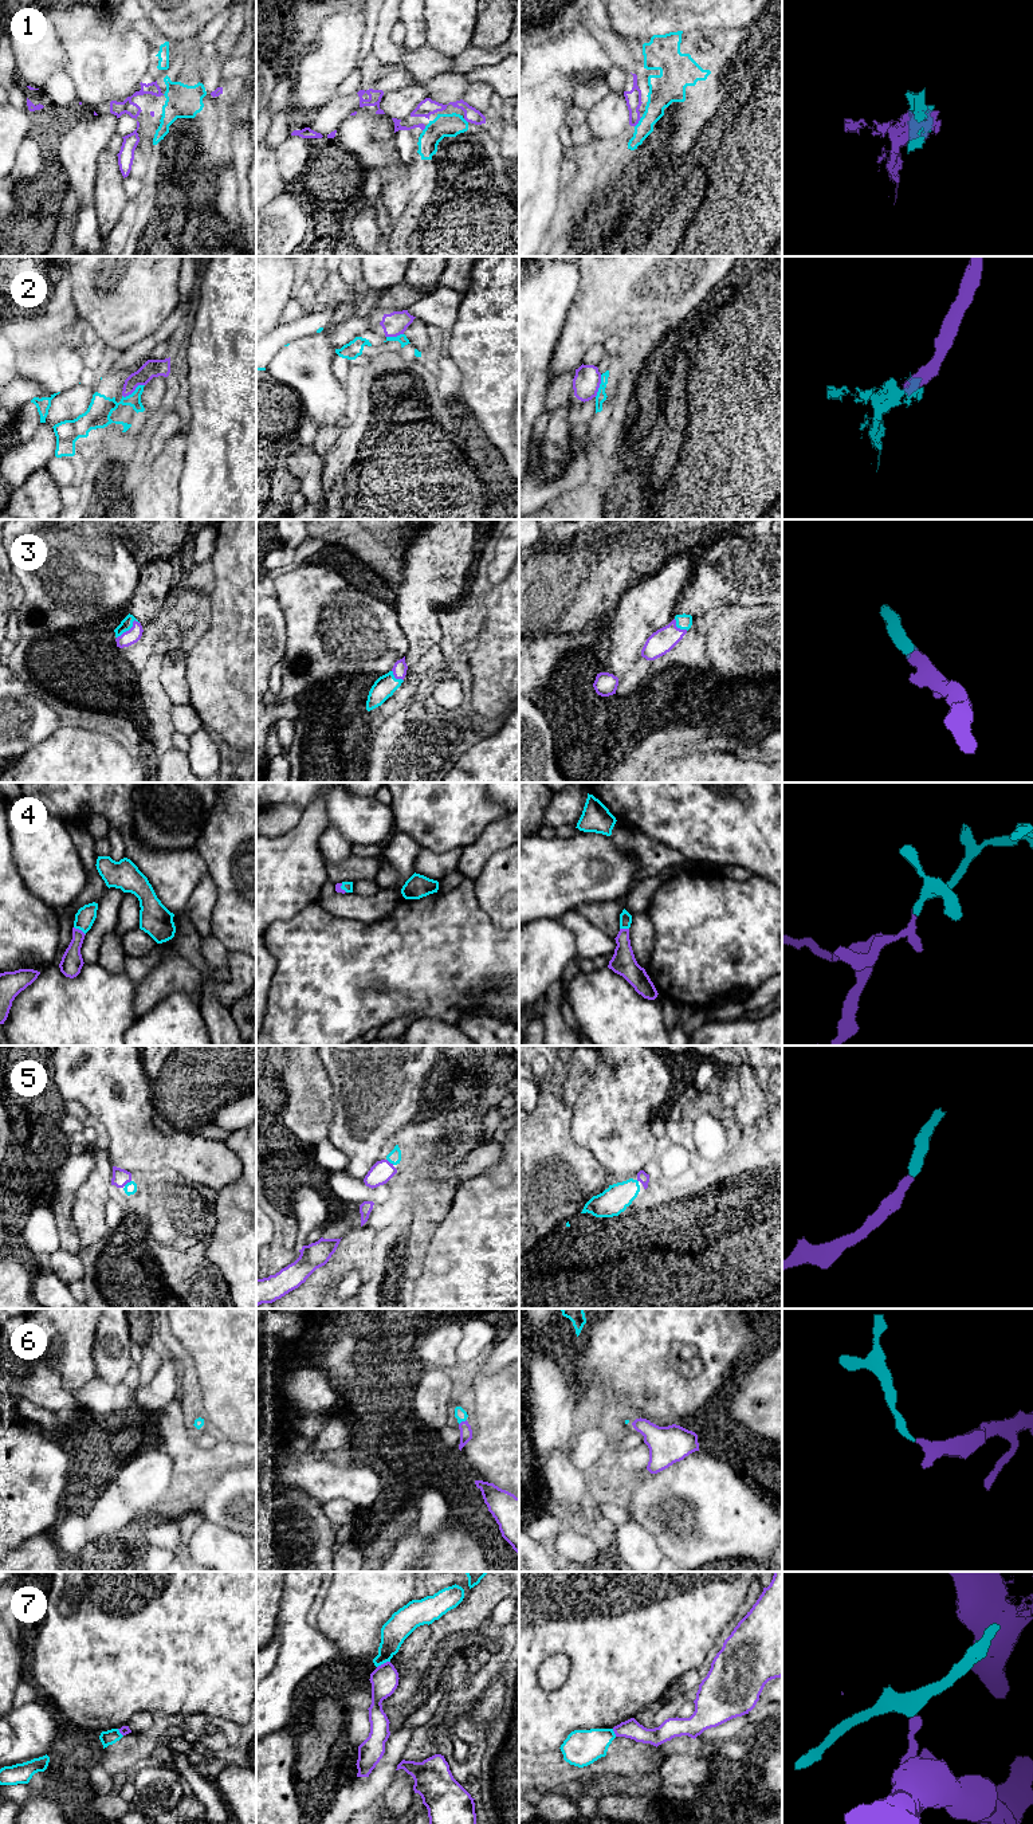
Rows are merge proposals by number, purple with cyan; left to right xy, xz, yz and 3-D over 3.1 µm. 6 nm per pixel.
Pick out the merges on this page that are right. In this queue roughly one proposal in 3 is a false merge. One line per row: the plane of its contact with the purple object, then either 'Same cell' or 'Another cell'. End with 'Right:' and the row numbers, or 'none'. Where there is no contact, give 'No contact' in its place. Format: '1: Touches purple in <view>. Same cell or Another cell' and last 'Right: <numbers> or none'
1: Touches purple in yz. Same cell
2: Touches purple in xy. Another cell
3: Touches purple in xy. Same cell
4: Touches purple in xy. Same cell
5: Touches purple in xy. Same cell
6: Touches purple in xz. Same cell
7: Touches purple in xz. Another cell
Right: 1, 3, 4, 5, 6

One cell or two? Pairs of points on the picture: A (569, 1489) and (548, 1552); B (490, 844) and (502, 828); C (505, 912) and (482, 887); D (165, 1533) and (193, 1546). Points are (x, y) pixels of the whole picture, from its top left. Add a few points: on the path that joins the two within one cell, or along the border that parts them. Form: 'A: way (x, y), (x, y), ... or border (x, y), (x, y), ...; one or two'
A: border (581, 1478), (576, 1498), (565, 1505), (549, 1498); two
B: way (493, 840), (501, 832); one
C: way (501, 906), (487, 893); one
D: border (187, 1548), (191, 1557); two

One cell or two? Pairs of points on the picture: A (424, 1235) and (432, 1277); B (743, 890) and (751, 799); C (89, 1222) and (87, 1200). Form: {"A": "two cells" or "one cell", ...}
{"A": "two cells", "B": "two cells", "C": "one cell"}

